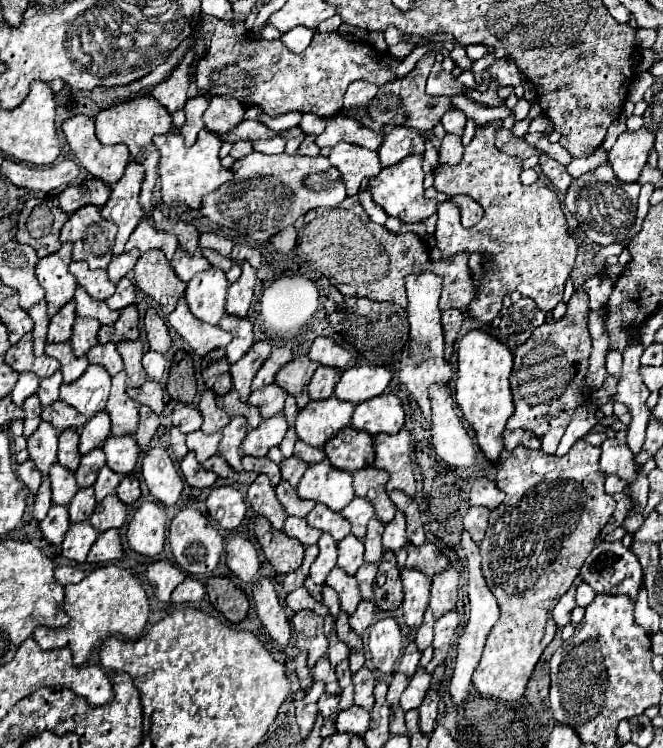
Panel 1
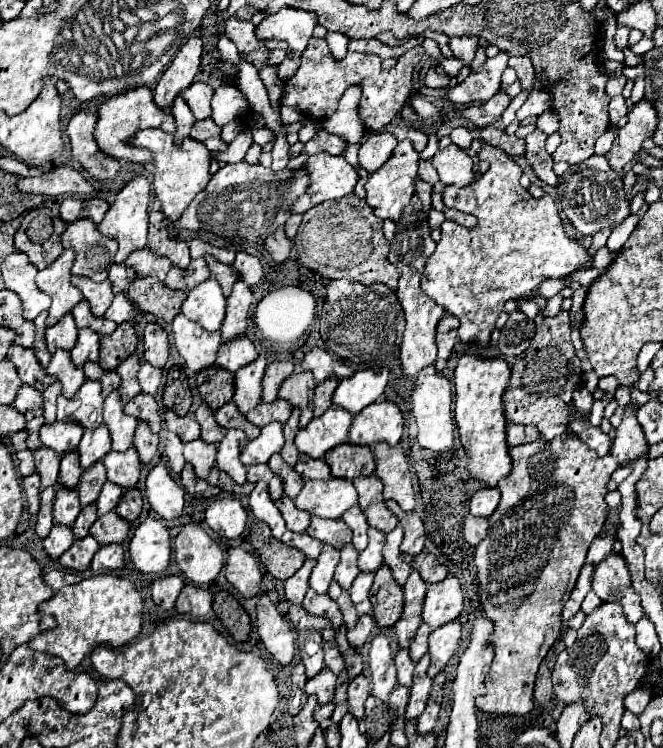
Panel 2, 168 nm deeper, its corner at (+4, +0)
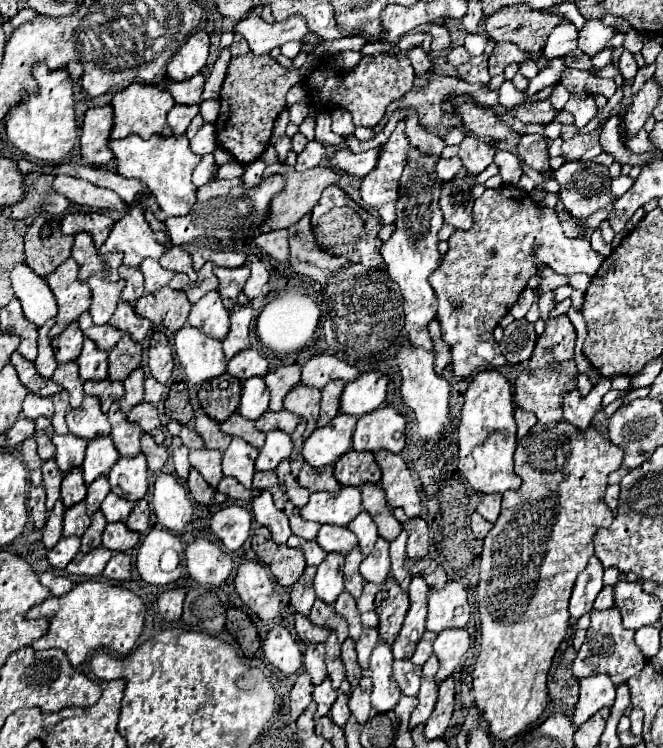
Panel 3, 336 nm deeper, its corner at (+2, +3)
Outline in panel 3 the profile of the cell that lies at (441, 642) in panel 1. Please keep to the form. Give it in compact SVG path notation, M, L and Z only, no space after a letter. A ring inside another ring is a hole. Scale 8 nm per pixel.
M454 628L454 630L446 630L440 632L438 638L434 640L434 654L438 656L440 668L436 674L436 682L444 682L454 668L460 664L460 658L464 656L464 652L470 648L471 637L464 628Z

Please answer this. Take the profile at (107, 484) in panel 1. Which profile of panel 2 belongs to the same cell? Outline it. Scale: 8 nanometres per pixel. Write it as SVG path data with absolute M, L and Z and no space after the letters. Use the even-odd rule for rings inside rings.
M106 481L104 487L102 487L102 491L100 491L100 497L98 497L98 501L96 501L98 517L102 517L102 515L106 515L106 513L110 513L110 511L116 511L122 495L124 495L122 487Z

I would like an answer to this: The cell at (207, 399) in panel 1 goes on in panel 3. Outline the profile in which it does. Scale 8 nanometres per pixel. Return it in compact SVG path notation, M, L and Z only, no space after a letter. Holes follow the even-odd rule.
M206 414L196 416L194 428L196 428L196 432L204 438L204 446L206 446L206 448L226 450L228 444L230 444L230 440L232 440L232 436L226 436L224 432L220 432L218 424L216 424L212 418L208 418Z

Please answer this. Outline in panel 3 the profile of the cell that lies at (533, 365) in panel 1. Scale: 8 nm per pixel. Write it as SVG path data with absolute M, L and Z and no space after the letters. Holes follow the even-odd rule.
M566 314L548 318L544 334L538 336L536 340L534 354L530 356L530 360L524 362L524 370L518 374L514 382L514 406L524 412L532 412L540 424L560 422L562 398L572 388L576 388L578 368L574 362L574 340L576 340L576 332Z

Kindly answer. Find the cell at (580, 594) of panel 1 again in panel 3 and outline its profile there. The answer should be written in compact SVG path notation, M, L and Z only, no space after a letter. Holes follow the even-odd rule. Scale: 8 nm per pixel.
M604 586L602 592L596 596L594 600L594 610L606 610L606 608L612 608L614 606L614 600L612 600L612 588L610 586Z

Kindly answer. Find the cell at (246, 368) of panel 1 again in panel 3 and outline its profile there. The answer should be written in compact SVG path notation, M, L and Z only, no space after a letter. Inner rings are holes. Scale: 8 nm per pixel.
M260 376L248 378L242 386L242 398L240 398L238 412L248 420L256 420L268 410L268 398L270 398L270 392L264 380Z

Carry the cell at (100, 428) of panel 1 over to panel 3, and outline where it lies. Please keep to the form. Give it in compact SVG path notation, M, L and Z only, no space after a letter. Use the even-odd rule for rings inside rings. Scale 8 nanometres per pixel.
M98 436L96 440L90 440L86 448L86 458L82 464L82 474L86 484L94 482L96 476L108 474L108 470L118 458L120 454L116 452L116 446L112 444L110 436Z

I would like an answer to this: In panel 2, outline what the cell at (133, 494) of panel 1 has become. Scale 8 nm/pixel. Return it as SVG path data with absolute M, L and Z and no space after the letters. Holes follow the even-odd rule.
M138 489L126 491L116 513L126 521L136 521L142 513L142 495L140 495L140 491Z

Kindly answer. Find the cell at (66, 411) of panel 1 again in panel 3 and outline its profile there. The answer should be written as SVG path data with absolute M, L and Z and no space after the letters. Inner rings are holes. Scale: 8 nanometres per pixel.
M70 432L64 436L52 436L52 442L56 446L56 464L62 472L68 472L74 466L80 466L86 452L86 440L80 440L78 436L72 436Z

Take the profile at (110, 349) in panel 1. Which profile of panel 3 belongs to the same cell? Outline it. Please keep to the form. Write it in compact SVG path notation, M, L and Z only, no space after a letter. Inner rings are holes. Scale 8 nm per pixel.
M88 380L88 384L84 384L84 392L98 396L102 402L102 410L108 412L110 404L116 402L122 394L124 394L124 386L122 382L112 382L112 380Z

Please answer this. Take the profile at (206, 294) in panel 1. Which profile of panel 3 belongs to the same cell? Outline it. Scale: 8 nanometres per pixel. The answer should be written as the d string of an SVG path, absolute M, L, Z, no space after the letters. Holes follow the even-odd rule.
M212 290L204 294L190 310L188 324L200 328L206 332L210 338L222 340L228 334L230 320L228 320L228 310L224 308L218 290Z

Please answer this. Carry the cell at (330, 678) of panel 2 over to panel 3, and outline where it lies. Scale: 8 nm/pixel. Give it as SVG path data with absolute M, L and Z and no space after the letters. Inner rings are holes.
M326 678L322 684L314 686L312 696L314 696L316 704L318 704L318 710L316 710L316 720L318 720L318 718L322 718L322 716L326 716L326 714L330 712L332 704L334 704L334 700L336 700L336 690L332 688L330 680Z

